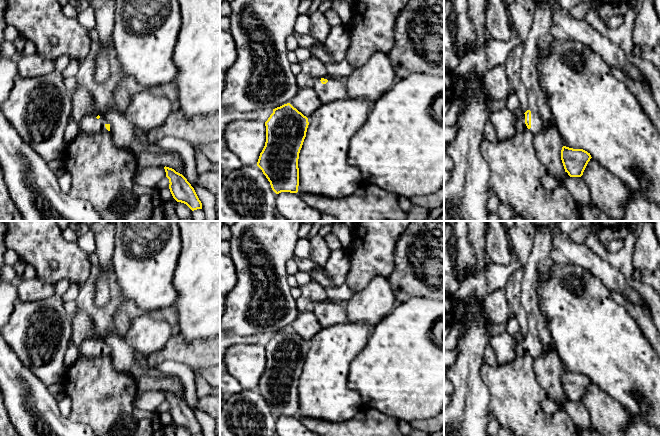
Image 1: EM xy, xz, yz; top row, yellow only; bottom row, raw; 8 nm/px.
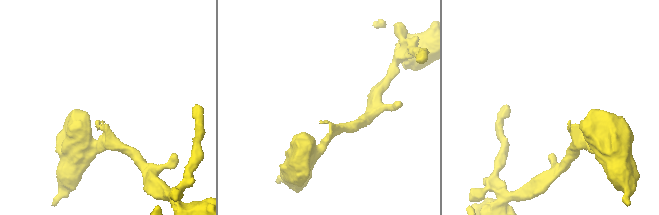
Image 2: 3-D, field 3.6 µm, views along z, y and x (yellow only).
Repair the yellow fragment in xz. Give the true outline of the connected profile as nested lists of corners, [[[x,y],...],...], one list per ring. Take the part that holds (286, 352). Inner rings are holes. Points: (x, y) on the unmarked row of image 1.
[[[290,327],[273,333],[265,346],[266,366],[257,390],[276,418],[298,416],[298,383],[308,349],[308,342]]]

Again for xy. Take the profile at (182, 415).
[[[165,390],[164,393],[169,403],[169,413],[173,422],[177,426],[186,428],[192,435],[202,433],[202,427],[187,403],[172,392]]]

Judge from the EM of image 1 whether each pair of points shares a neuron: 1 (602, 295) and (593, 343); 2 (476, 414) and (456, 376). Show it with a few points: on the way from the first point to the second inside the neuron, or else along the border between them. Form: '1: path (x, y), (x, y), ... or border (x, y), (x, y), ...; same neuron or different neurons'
1: path (593, 307), (593, 331); same neuron
2: path (469, 405), (469, 392), (465, 385); same neuron

